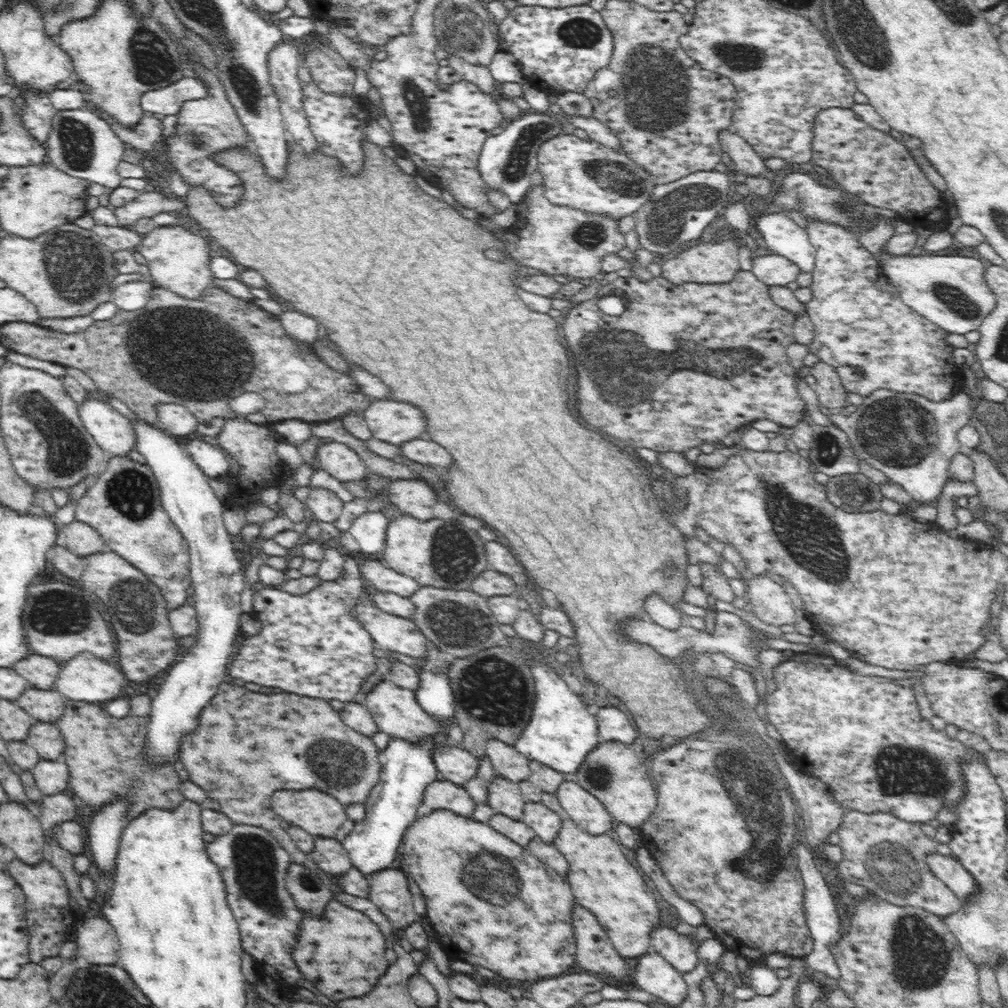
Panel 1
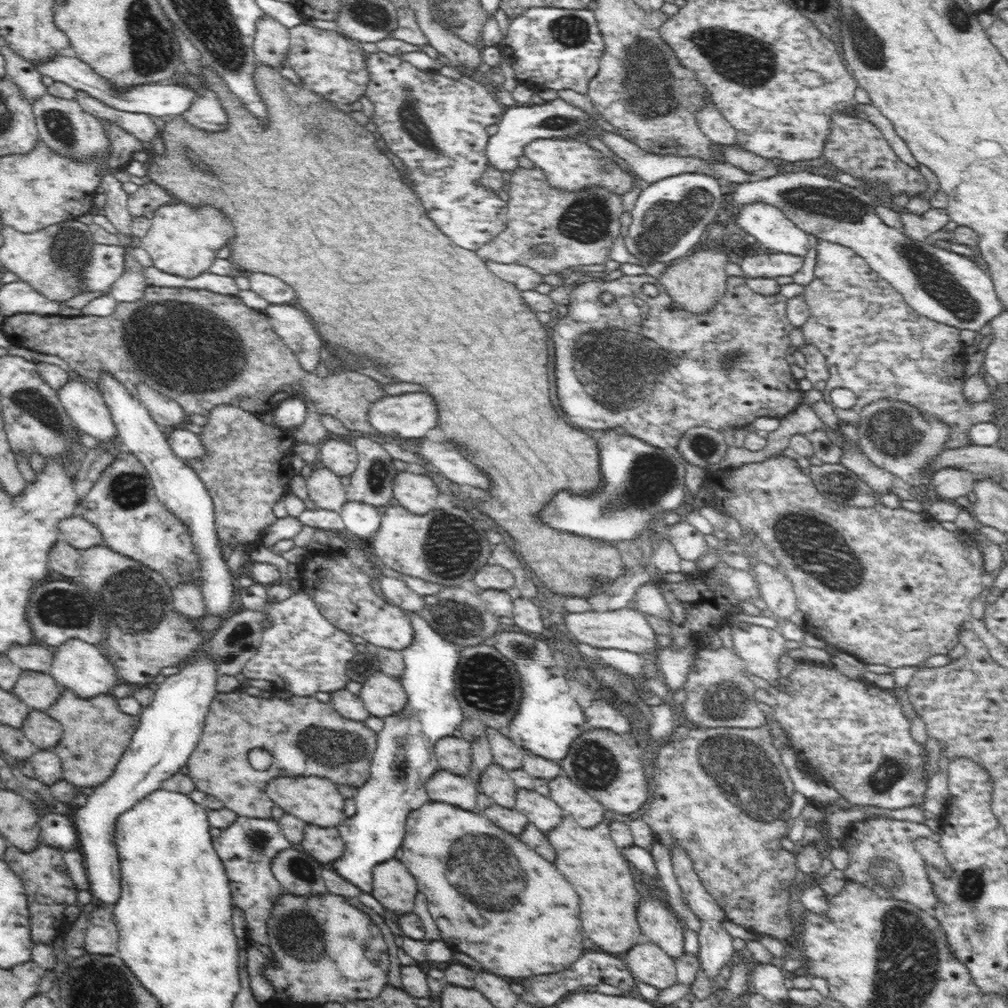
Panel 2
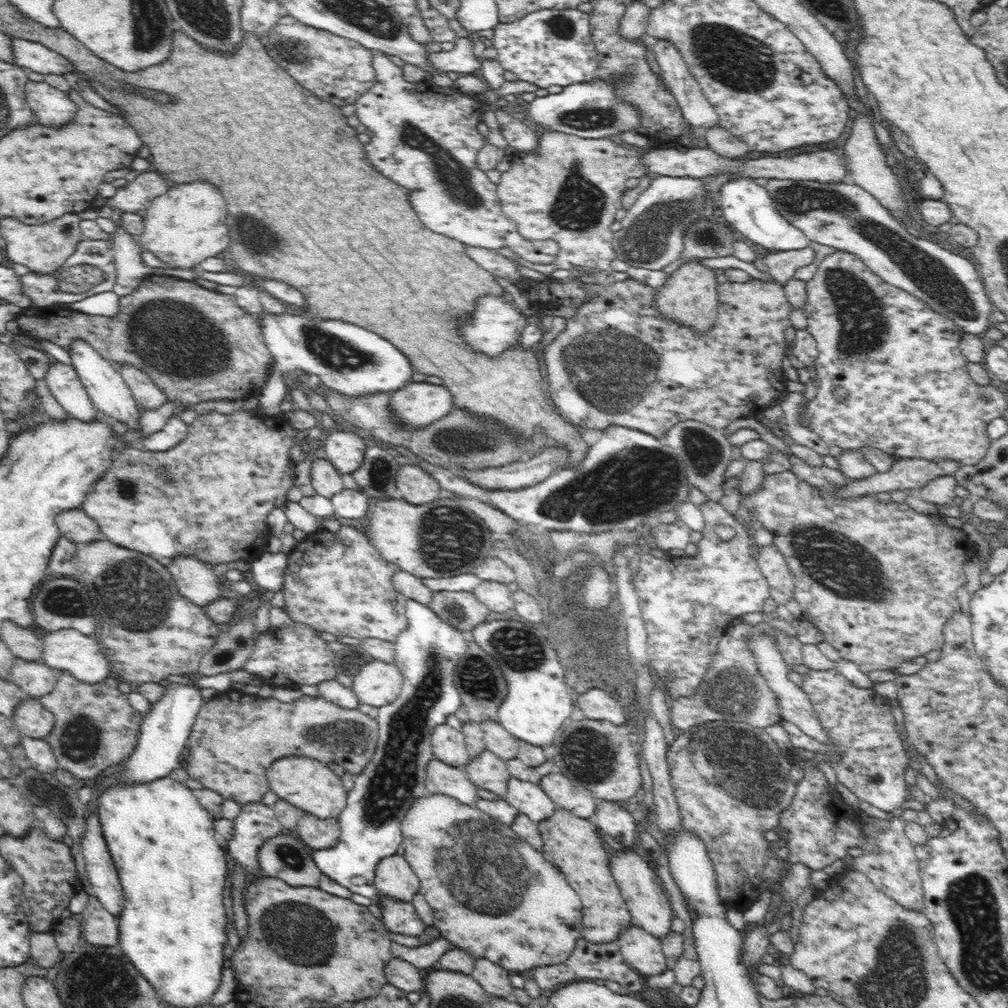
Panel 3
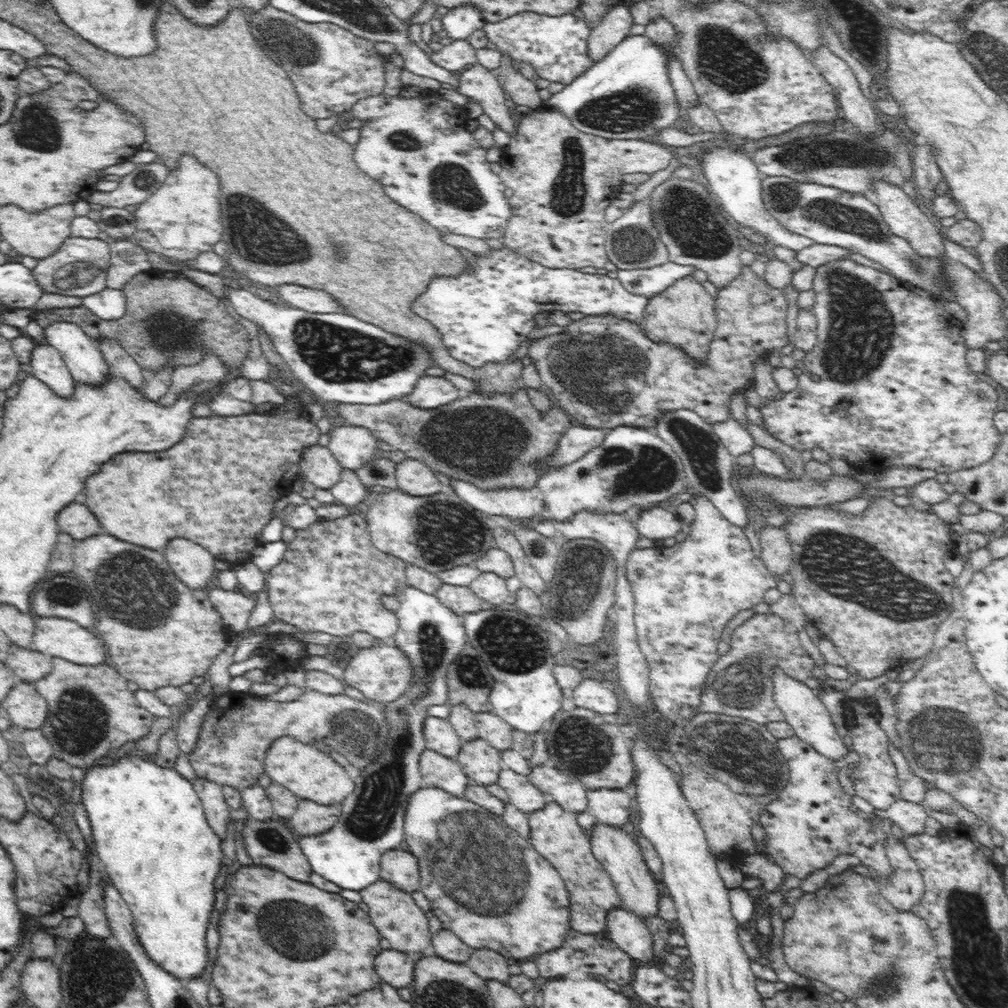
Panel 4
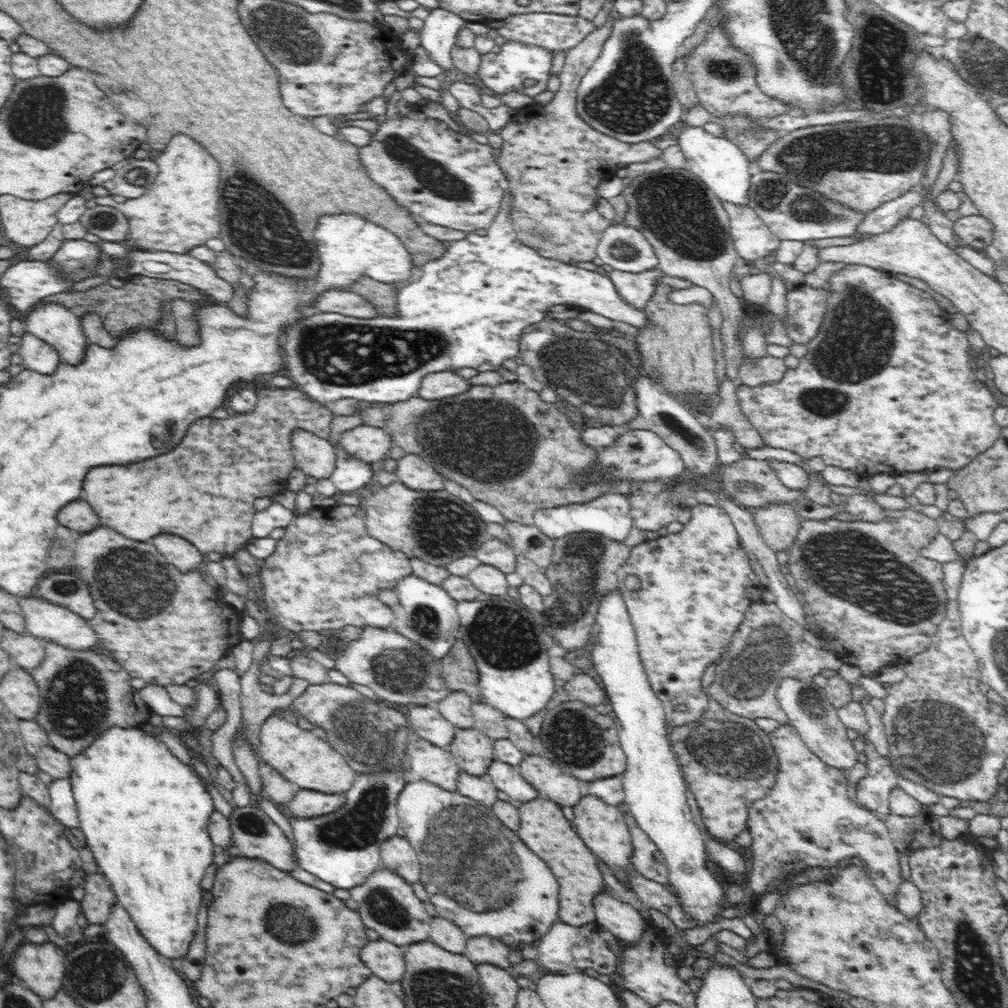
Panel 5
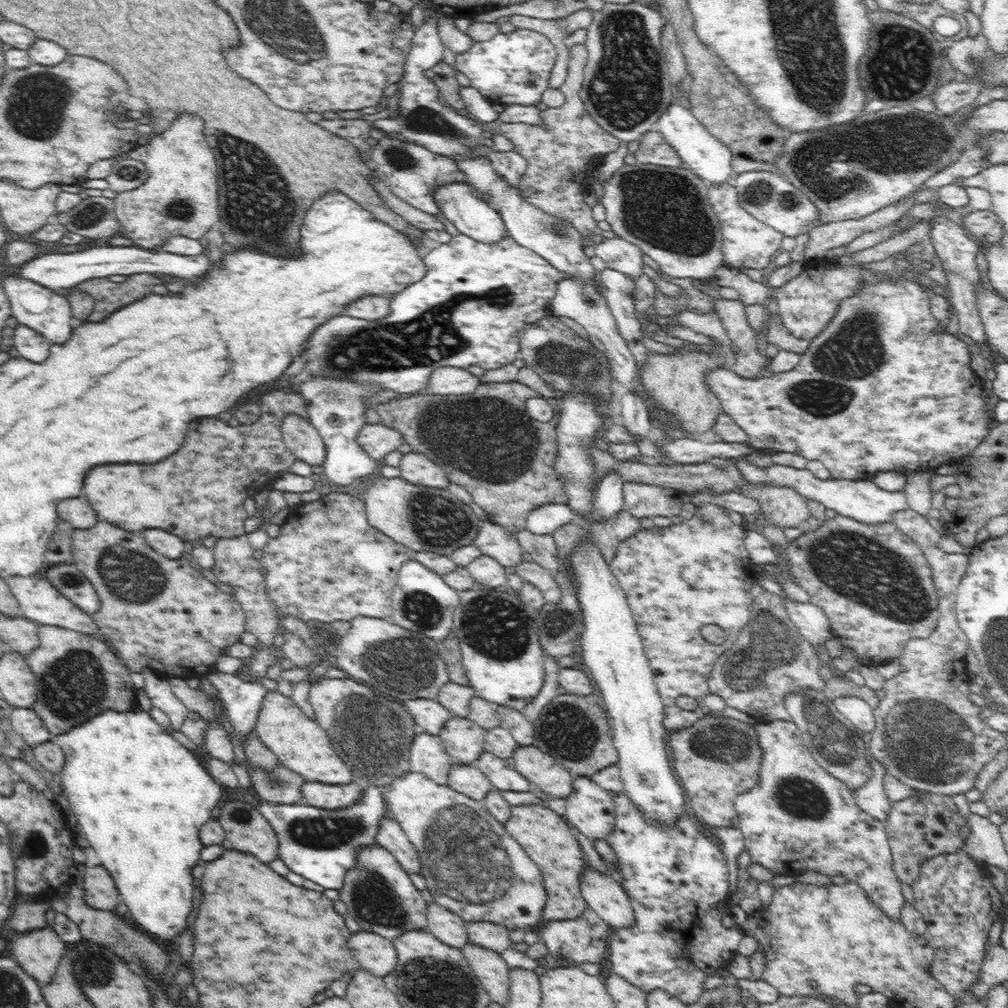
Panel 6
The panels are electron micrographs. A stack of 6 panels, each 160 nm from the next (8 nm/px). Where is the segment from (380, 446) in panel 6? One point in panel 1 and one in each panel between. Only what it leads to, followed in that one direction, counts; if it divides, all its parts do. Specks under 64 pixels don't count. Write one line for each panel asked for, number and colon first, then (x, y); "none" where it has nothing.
1: (339, 460)
2: (340, 456)
3: (345, 450)
4: (353, 446)
5: (369, 444)

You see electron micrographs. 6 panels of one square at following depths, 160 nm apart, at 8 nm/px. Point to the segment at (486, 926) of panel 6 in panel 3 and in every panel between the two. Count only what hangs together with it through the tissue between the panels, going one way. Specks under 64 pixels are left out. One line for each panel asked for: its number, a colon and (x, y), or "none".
3: (494, 979)
4: (488, 964)
5: (481, 950)

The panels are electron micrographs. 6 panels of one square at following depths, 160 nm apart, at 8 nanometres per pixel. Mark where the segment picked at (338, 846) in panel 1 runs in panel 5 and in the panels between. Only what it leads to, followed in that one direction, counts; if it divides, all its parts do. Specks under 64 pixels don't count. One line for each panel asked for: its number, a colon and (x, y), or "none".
2: (325, 845)
3: (318, 834)
4: (310, 818)
5: (305, 803)

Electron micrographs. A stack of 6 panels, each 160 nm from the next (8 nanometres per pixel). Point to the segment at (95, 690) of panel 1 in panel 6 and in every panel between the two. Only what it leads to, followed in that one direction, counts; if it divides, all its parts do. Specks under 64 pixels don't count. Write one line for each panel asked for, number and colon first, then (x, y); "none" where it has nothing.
2: (78, 666)
3: (66, 650)
4: (55, 637)
5: (45, 620)
6: (39, 601)

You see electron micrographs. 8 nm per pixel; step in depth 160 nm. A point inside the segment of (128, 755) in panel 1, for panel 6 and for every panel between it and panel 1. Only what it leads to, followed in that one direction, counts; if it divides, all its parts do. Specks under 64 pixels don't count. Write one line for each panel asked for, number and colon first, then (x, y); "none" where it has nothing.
2: (96, 732)
3: (95, 726)
4: (91, 712)
5: (83, 693)
6: (78, 676)

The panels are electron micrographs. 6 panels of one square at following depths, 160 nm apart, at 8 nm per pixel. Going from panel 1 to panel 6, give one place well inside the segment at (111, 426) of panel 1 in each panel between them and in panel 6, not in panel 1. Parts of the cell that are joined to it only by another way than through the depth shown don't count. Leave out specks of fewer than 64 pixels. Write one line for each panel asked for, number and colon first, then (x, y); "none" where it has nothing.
2: (86, 407)
3: (62, 380)
4: (47, 364)
5: (39, 356)
6: (31, 345)

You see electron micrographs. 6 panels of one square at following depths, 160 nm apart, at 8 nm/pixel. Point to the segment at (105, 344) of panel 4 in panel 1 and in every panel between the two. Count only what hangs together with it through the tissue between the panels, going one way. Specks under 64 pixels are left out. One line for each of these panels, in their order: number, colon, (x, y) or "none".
1: (173, 419)
2: (166, 412)
3: (148, 395)

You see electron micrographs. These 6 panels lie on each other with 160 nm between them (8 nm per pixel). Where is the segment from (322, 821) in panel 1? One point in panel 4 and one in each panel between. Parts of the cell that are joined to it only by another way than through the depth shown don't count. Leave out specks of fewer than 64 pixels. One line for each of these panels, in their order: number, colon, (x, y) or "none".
2: (316, 800)
3: (312, 786)
4: (311, 774)

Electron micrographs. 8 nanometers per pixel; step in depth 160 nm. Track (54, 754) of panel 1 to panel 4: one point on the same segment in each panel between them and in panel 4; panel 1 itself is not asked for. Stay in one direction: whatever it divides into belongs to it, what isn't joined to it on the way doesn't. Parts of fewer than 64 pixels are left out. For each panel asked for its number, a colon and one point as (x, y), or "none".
2: (41, 729)
3: (33, 720)
4: (27, 709)

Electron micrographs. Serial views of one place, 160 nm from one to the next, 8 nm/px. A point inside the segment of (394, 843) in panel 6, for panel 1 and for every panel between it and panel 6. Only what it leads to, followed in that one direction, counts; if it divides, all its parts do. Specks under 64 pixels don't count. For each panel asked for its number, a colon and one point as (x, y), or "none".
1: (389, 891)
2: (395, 888)
3: (394, 877)
4: (398, 867)
5: (397, 854)

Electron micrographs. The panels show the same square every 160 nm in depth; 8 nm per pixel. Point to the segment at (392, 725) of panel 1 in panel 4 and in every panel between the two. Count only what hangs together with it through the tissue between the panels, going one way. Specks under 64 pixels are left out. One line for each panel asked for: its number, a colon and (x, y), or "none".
2: (382, 694)
3: (377, 683)
4: (382, 673)

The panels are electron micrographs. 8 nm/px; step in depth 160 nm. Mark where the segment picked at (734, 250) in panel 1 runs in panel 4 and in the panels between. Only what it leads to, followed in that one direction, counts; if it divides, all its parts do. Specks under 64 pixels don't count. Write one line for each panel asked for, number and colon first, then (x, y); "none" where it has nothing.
2: (696, 281)
3: (689, 295)
4: (684, 314)

